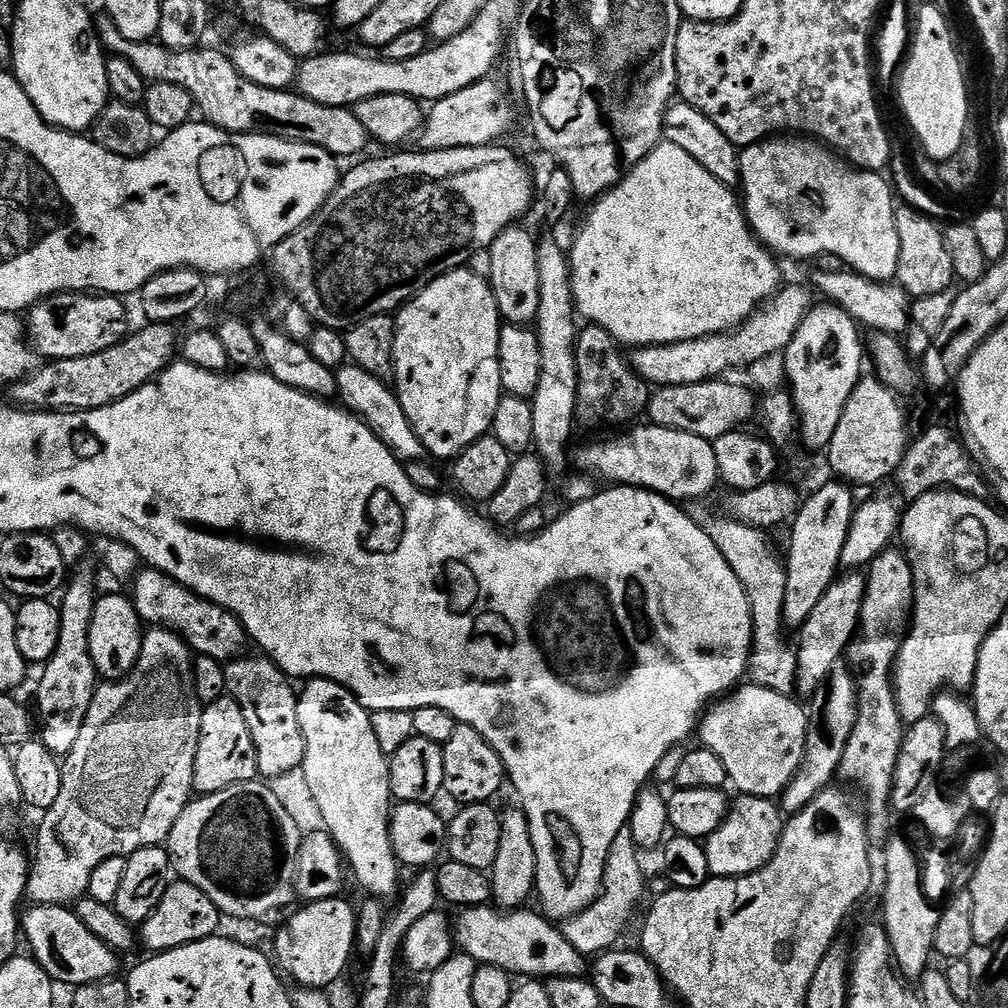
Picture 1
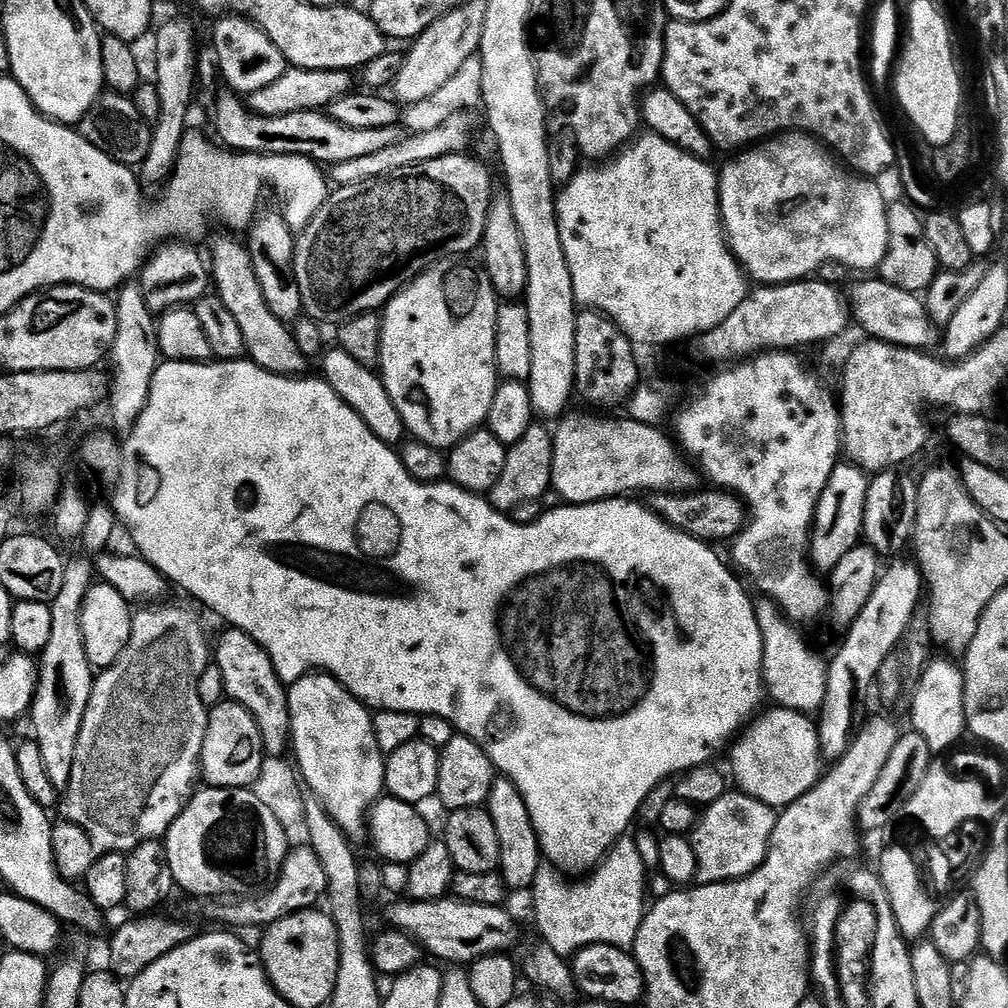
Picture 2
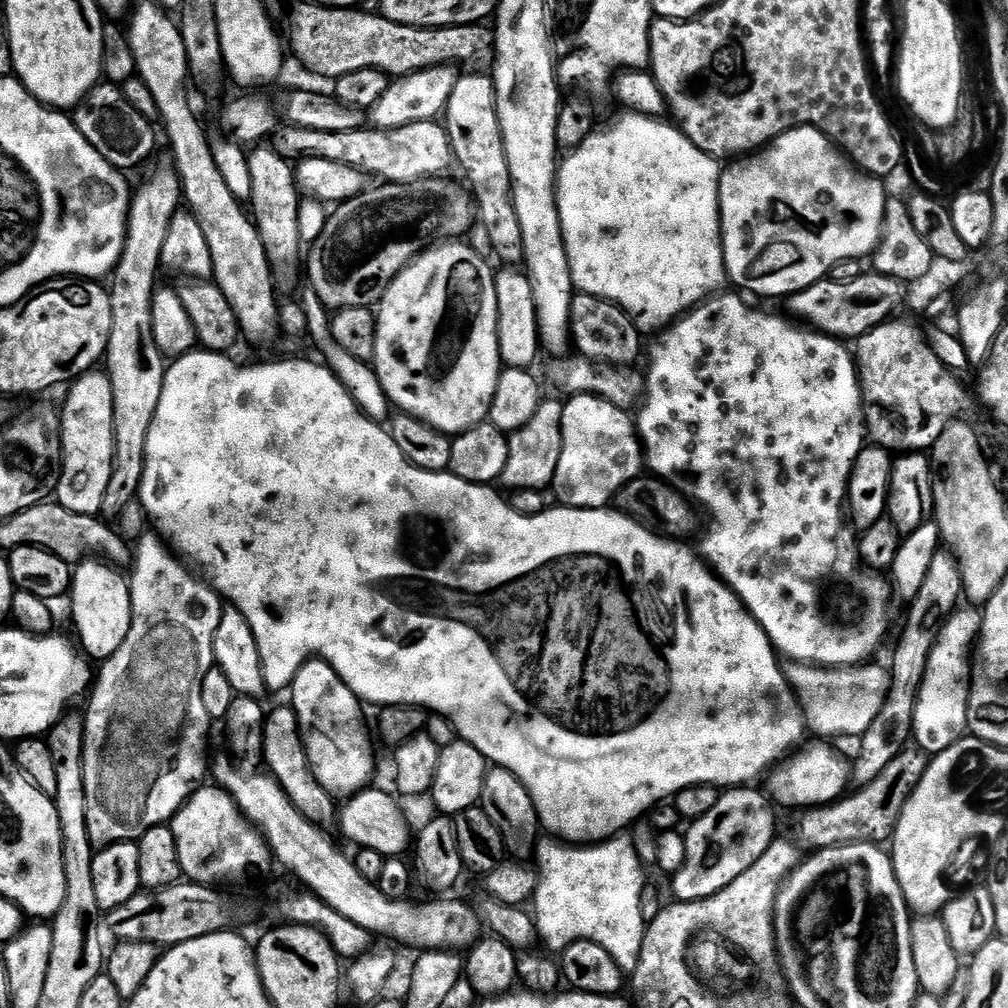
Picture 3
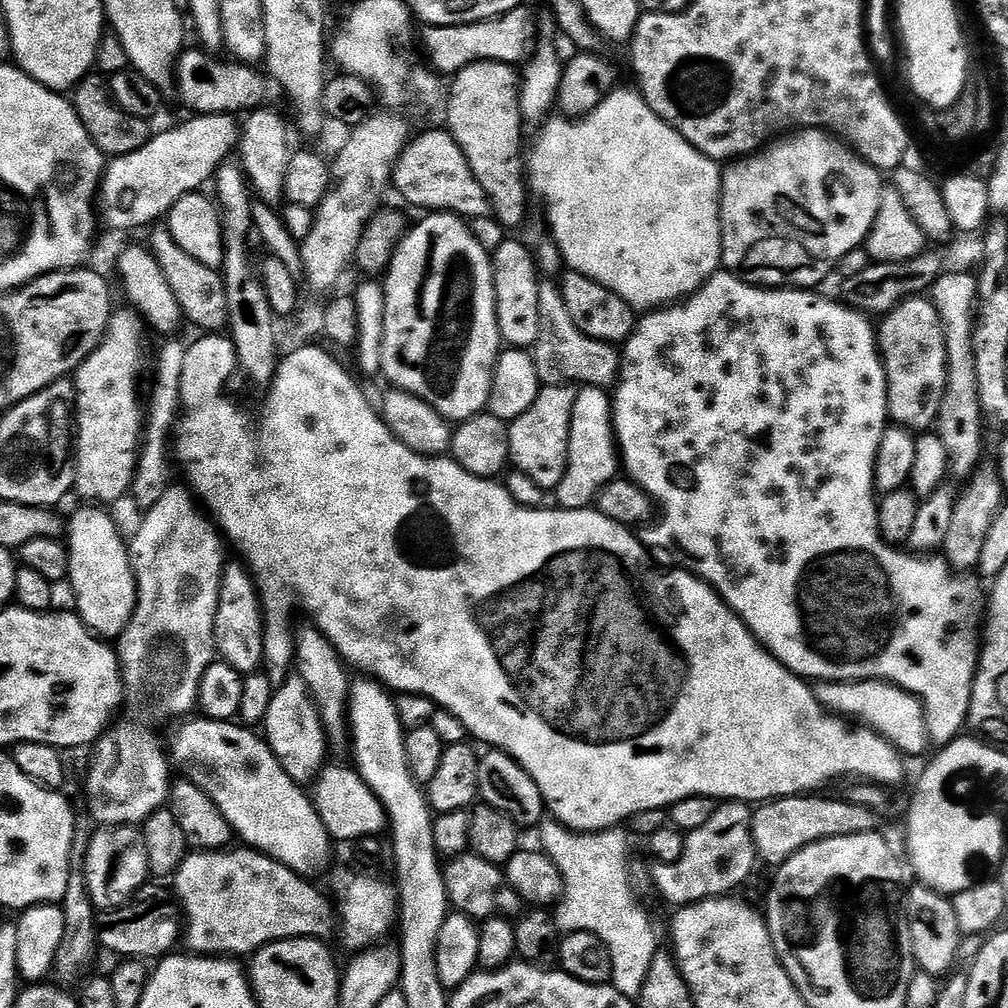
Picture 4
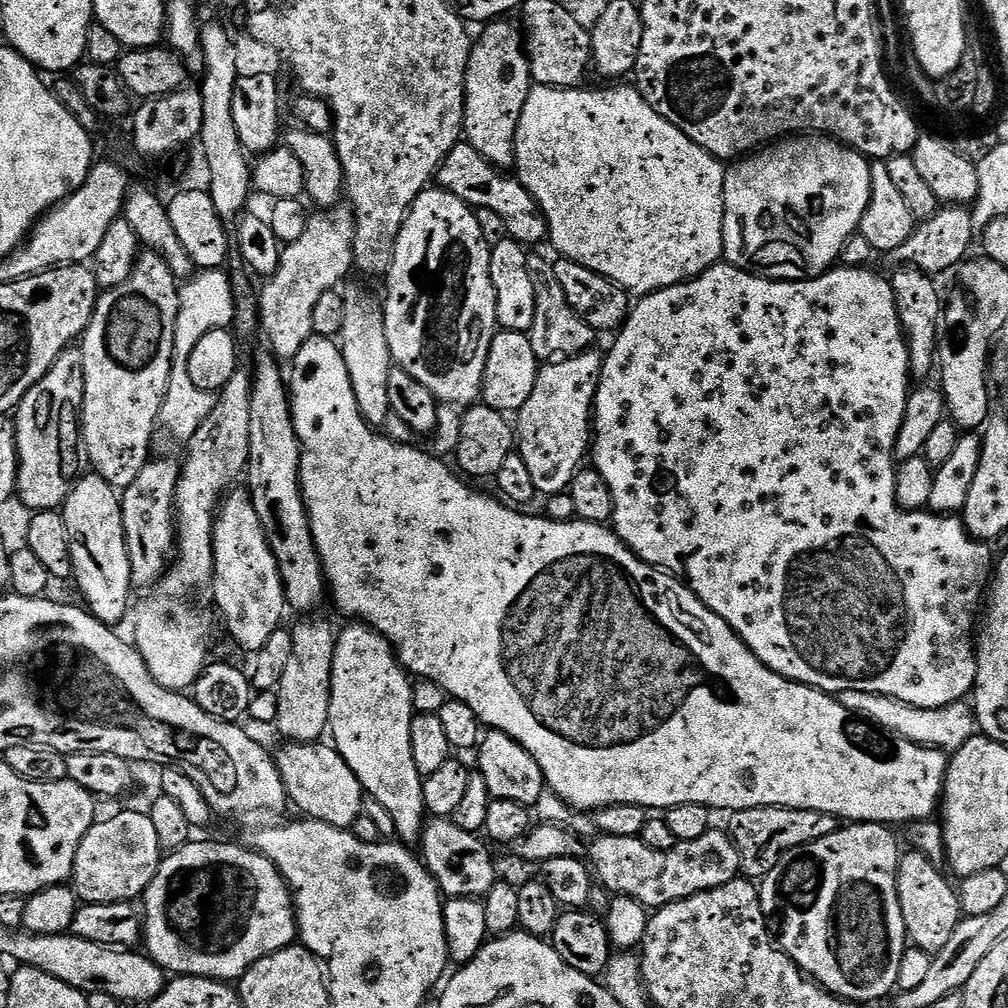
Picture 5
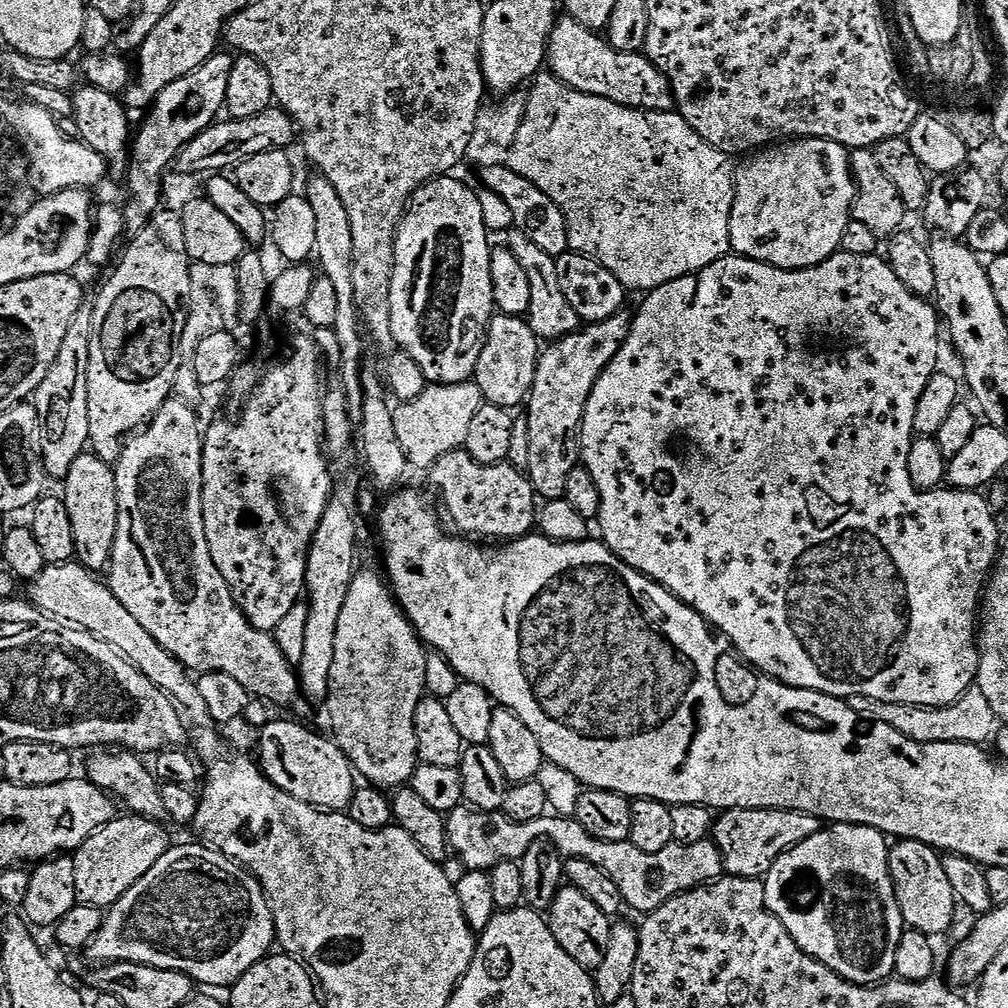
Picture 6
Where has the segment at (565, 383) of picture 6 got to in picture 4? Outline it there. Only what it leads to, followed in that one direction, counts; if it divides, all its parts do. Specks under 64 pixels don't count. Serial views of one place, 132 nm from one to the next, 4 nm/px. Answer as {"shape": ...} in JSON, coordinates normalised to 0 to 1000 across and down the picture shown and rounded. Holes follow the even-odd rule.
{"shape":[[[563,381],[537,384],[534,395],[530,395],[530,403],[504,421],[507,463],[518,470],[526,470],[526,474],[542,486],[551,486],[554,478],[558,478],[558,470],[562,470],[571,390],[572,386]]]}

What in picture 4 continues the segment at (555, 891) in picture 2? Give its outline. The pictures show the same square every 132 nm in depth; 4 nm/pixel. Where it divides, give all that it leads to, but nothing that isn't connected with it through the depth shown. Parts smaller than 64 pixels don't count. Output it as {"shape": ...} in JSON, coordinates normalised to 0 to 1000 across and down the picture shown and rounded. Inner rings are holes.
{"shape":[[[548,812],[537,813],[534,824],[536,824],[535,840],[550,855],[550,859],[554,859],[560,872],[560,890],[550,901],[553,917],[562,919],[563,925],[584,925],[597,931],[597,935],[605,942],[610,980],[624,990],[634,989],[637,978],[645,966],[645,958],[653,947],[653,940],[651,940],[651,925],[647,922],[642,907],[638,905],[640,902],[636,895],[625,885],[622,875],[622,859],[625,854],[624,826],[615,819],[600,821],[597,825],[569,825]]]}

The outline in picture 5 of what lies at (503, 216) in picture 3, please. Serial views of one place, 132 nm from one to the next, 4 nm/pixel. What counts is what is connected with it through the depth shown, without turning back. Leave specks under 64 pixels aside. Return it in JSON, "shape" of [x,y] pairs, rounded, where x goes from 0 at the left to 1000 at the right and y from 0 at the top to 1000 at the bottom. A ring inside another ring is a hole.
{"shape":[[[500,18],[485,23],[475,37],[471,37],[462,69],[460,86],[460,134],[459,138],[482,161],[492,167],[504,169],[512,161],[512,134],[518,117],[518,105],[530,85],[528,70],[524,64],[517,33]]]}

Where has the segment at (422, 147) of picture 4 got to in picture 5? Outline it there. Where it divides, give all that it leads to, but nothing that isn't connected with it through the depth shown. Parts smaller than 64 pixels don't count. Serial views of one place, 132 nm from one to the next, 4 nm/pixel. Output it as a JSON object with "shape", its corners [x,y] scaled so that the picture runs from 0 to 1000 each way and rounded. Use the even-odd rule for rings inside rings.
{"shape":[[[457,141],[450,145],[450,149],[446,149],[431,179],[441,190],[458,196],[458,200],[462,200],[467,207],[490,208],[490,212],[497,214],[507,237],[521,244],[540,240],[544,233],[544,222],[539,210],[515,178],[505,175],[501,170],[482,161],[482,157],[478,157],[478,153],[470,149],[470,145]]]}

